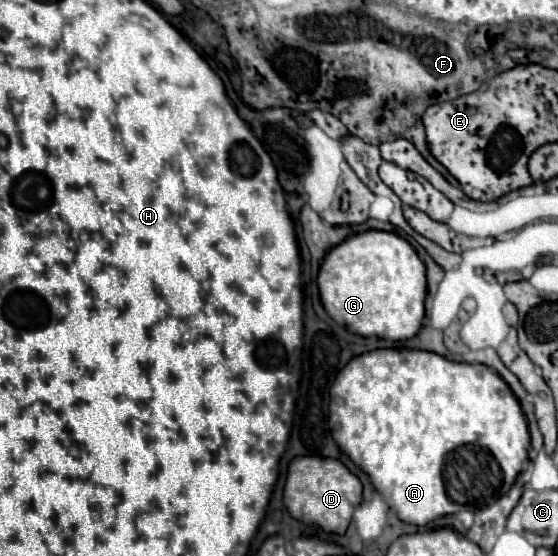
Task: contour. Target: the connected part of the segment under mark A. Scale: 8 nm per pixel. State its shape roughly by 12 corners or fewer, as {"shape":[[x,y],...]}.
{"shape":[[371,350],[333,440],[407,524],[483,508],[527,462],[503,378]]}

